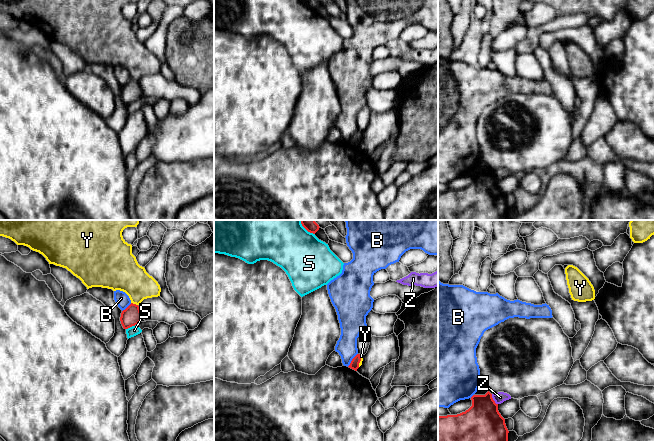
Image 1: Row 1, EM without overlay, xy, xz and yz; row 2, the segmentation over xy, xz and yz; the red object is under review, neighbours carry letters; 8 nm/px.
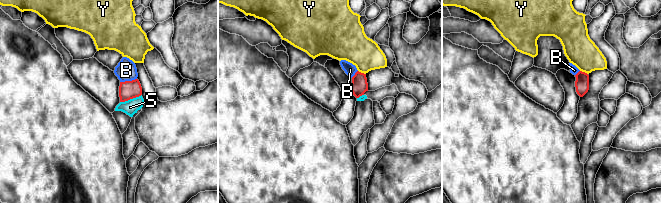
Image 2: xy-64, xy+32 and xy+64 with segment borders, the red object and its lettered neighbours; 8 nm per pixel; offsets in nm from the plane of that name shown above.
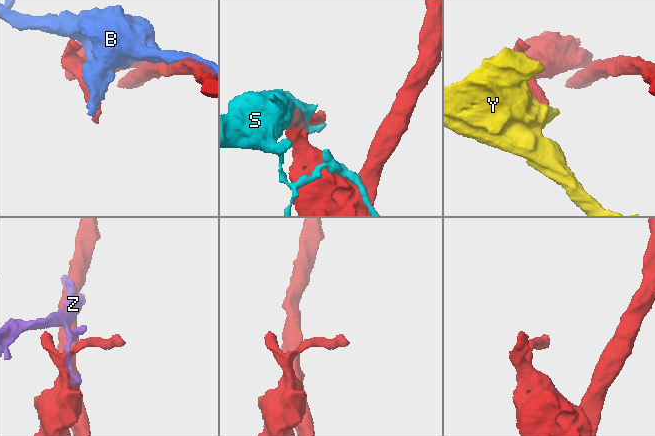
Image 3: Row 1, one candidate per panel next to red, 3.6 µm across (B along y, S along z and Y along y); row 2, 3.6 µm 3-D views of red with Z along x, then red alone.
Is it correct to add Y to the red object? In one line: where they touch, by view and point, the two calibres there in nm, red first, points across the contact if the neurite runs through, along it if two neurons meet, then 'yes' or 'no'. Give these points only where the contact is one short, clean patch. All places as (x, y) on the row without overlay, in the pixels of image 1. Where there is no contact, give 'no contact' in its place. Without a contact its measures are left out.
xy (134, 80) | 160/260 nm | along xy (131, 78), (137, 81) | no

